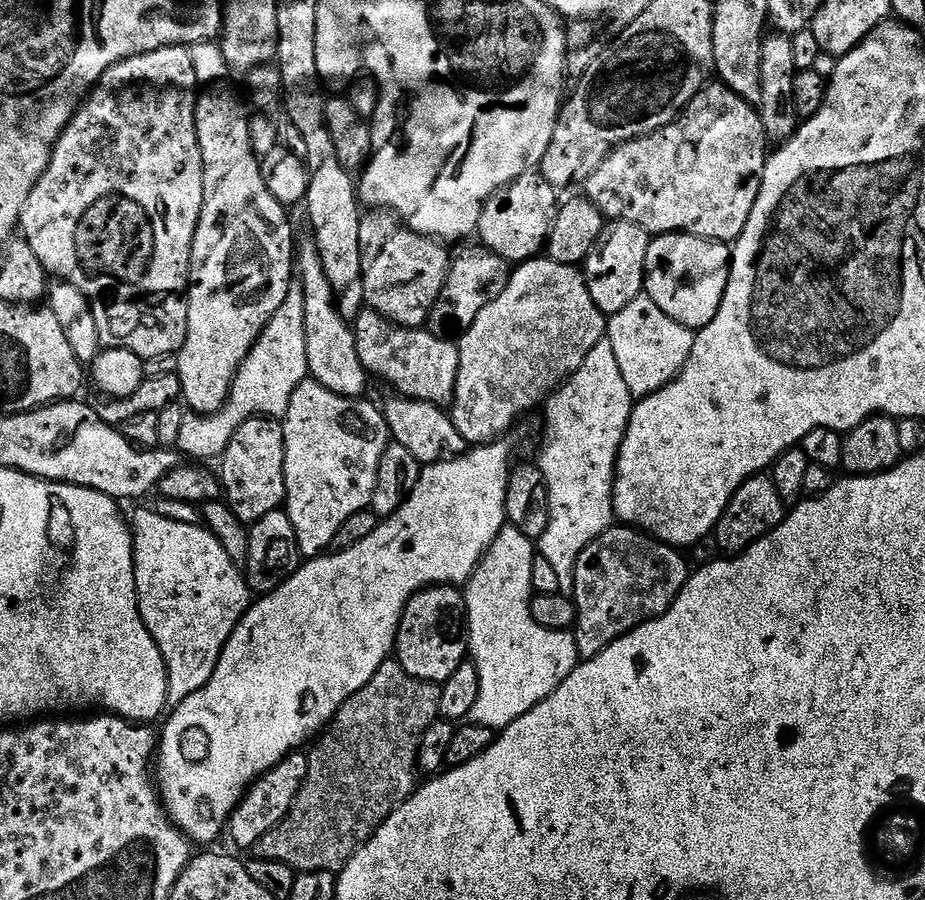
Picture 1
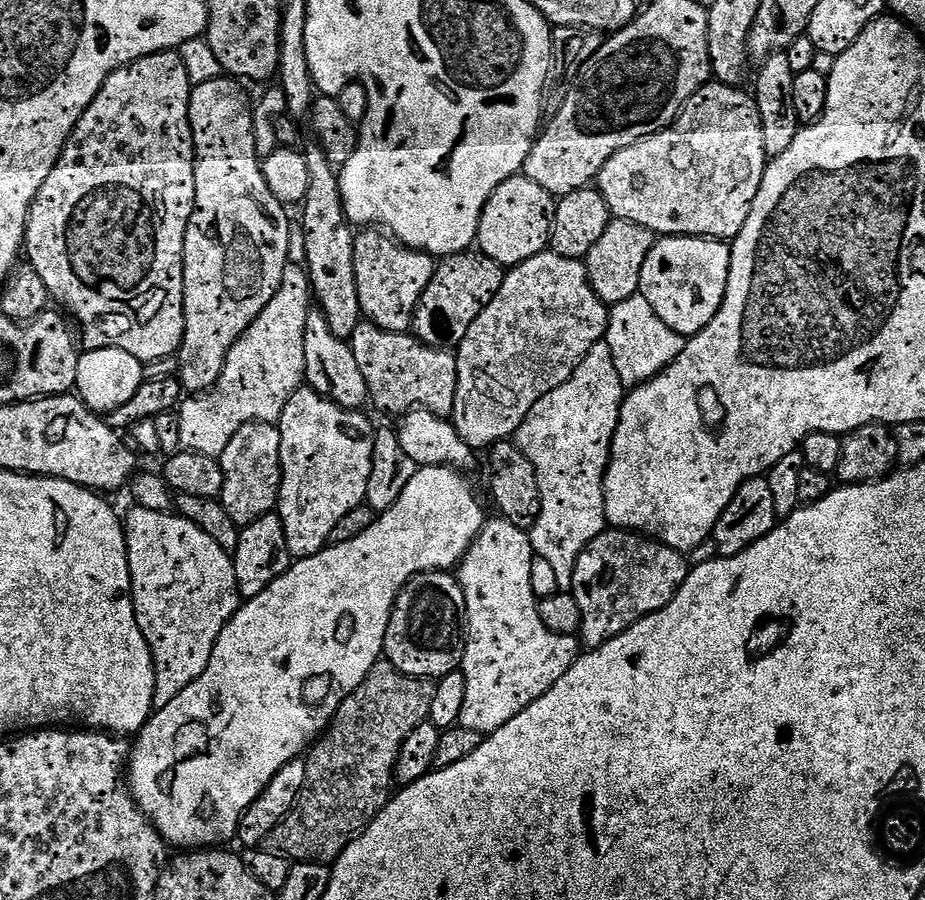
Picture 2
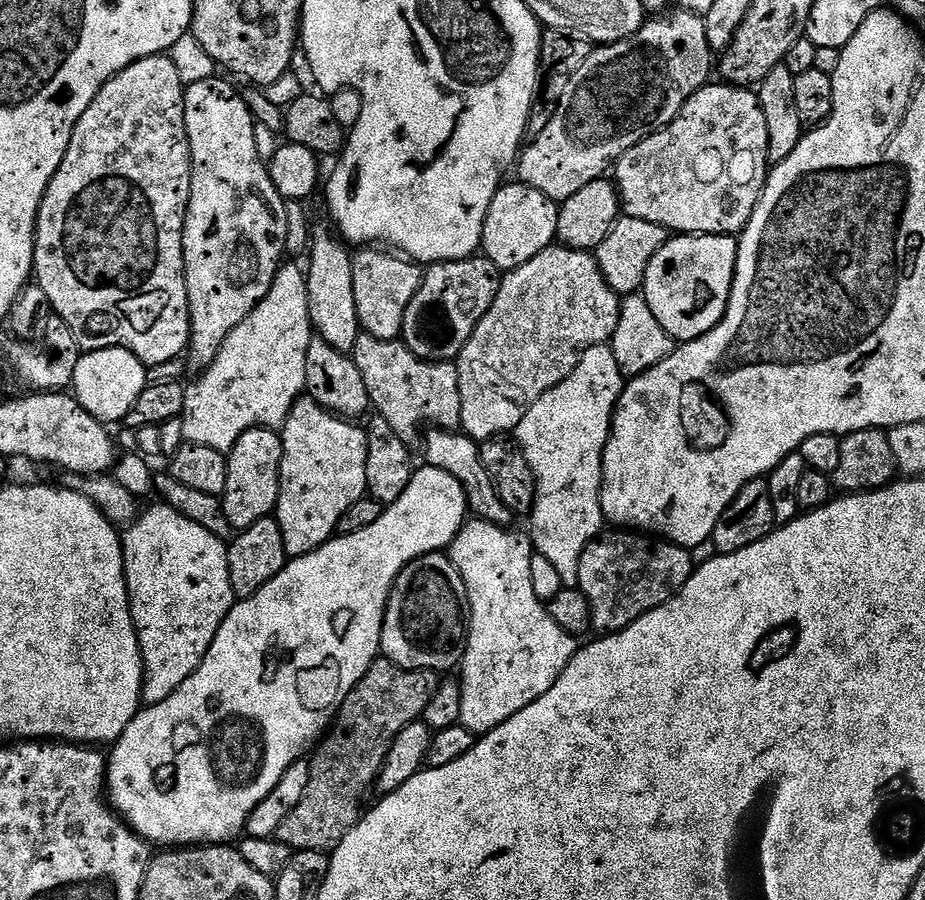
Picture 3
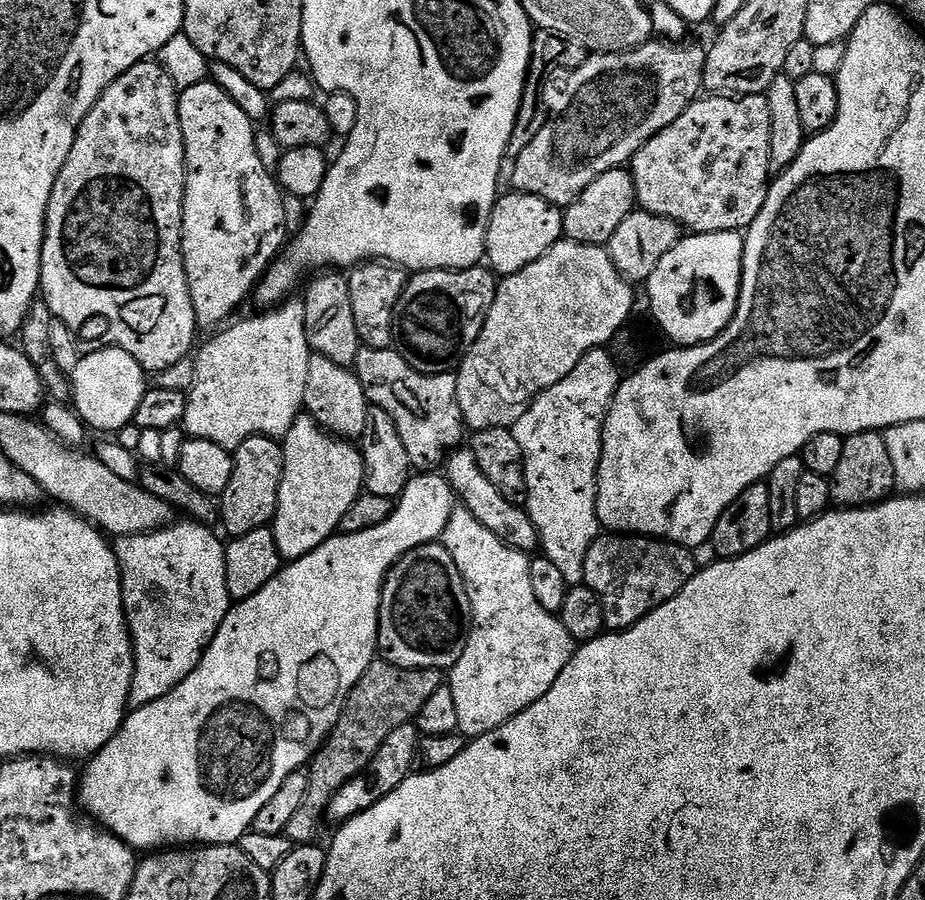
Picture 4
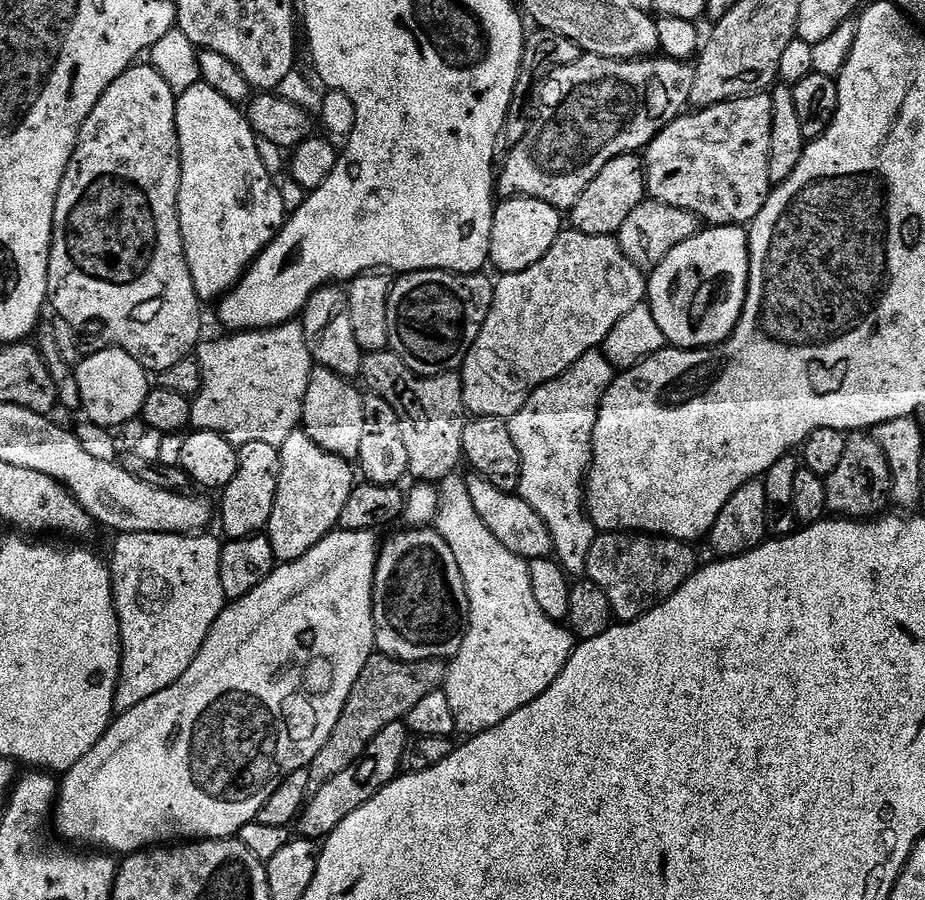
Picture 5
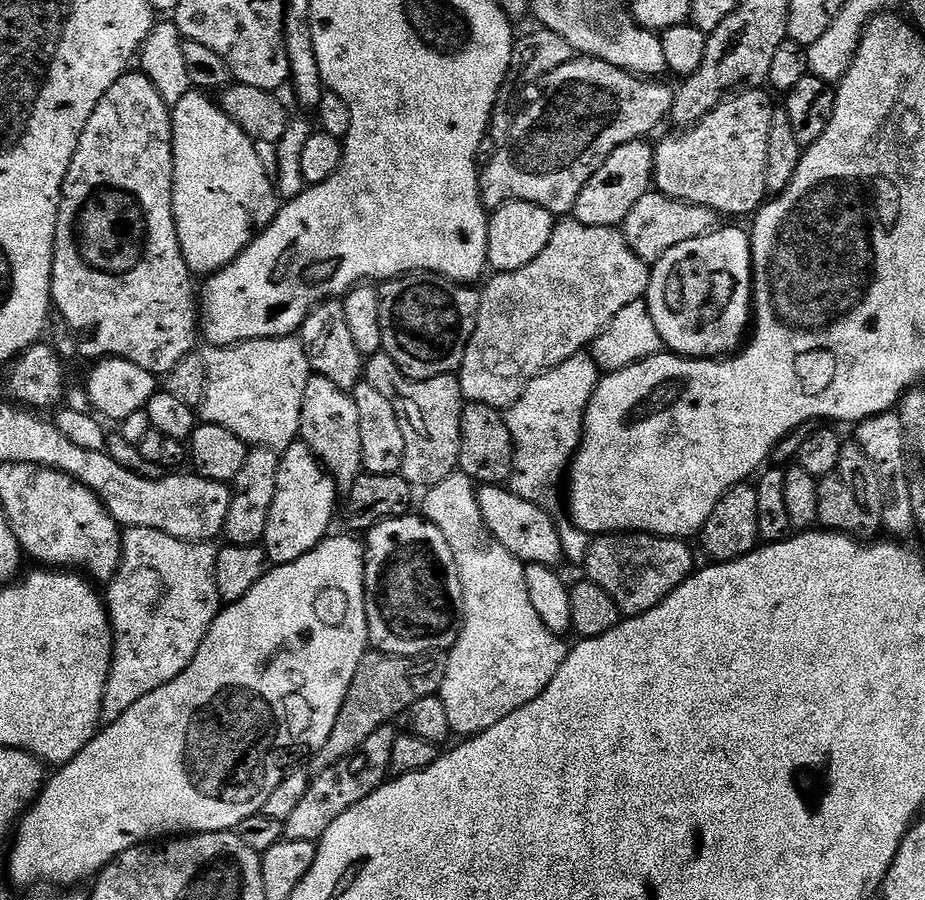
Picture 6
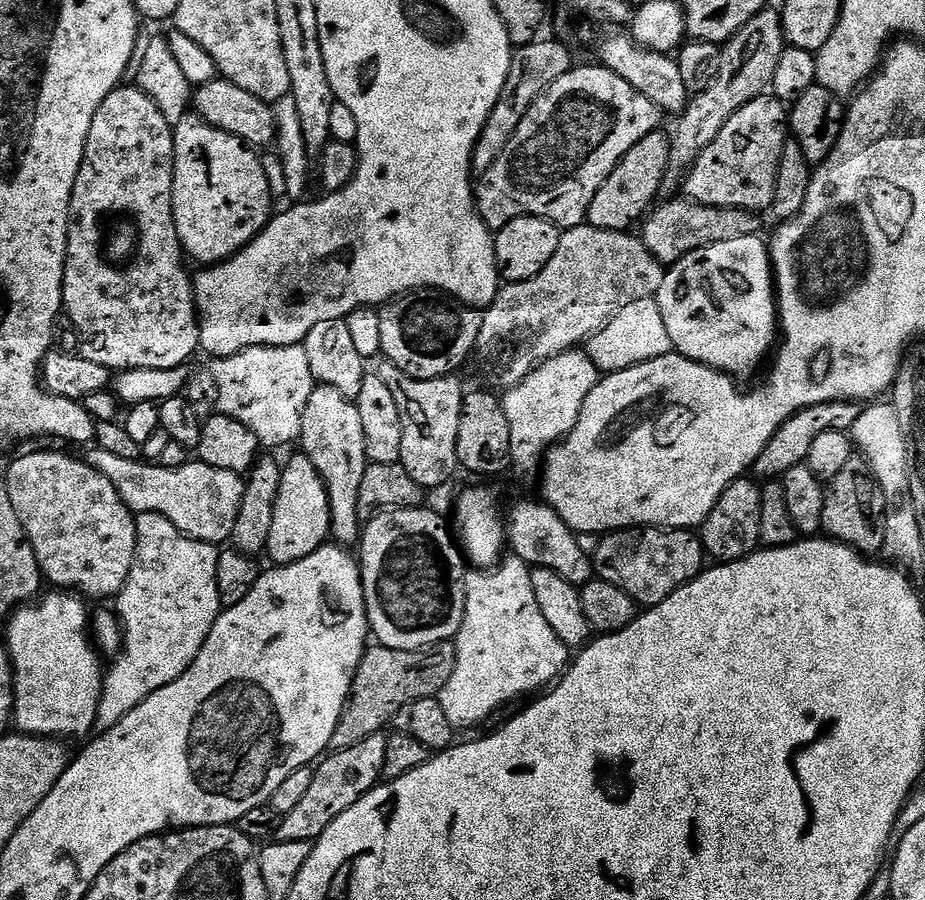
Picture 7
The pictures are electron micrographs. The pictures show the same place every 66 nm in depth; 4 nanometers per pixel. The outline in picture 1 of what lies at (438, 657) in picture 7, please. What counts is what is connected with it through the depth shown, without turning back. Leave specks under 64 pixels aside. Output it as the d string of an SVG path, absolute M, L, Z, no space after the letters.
M389 658L382 666L378 666L374 678L370 678L370 682L366 682L366 686L362 686L362 690L355 692L350 699L339 708L331 724L324 729L319 739L311 745L311 748L313 747L312 752L309 751L307 753L308 773L306 774L306 782L302 786L302 790L298 790L298 798L294 798L294 806L288 812L288 816L285 820L283 820L273 832L263 836L256 844L254 849L255 859L282 862L286 866L290 866L298 874L301 872L339 873L340 869L346 866L346 862L350 857L376 833L376 828L382 826L384 819L386 819L395 808L405 804L412 796L412 793L416 791L418 787L418 779L416 780L416 776L418 777L416 750L420 747L422 734L426 734L428 727L438 719L439 715L440 685L431 684L429 680L419 680L410 674L406 674L404 667L401 666L399 660L395 658Z

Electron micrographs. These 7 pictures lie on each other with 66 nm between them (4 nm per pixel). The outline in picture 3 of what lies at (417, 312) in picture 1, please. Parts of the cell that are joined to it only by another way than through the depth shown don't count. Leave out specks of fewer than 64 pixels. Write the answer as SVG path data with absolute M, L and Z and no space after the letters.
M364 246L353 255L354 307L358 309L358 322L363 335L379 340L394 340L404 331L406 310L414 294L418 294L425 269L403 255L383 250L388 251L380 246Z

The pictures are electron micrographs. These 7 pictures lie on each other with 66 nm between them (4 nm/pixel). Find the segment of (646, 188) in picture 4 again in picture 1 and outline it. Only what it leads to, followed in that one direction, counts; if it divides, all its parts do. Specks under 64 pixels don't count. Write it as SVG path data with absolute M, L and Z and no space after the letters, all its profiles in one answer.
M712 82L701 88L699 94L684 107L683 112L671 124L667 124L665 128L660 128L656 132L651 132L649 136L639 136L637 140L631 140L614 149L604 159L602 166L598 166L598 170L594 170L594 174L590 174L588 179L583 181L583 195L591 204L598 206L600 213L609 221L625 220L626 222L634 222L645 228L649 234L684 232L687 236L700 236L703 240L734 242L742 234L742 230L750 218L750 210L754 210L754 202L758 202L758 194L764 177L764 162L769 148L770 144L764 135L764 127L759 111L753 105L747 104L742 98L738 98L738 94L734 94L734 90L730 90L725 84Z

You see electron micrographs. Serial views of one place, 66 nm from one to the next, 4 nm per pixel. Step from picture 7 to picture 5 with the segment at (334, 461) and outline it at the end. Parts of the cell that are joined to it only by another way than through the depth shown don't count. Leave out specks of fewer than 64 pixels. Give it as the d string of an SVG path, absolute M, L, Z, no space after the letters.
M313 367L310 382L306 386L302 430L311 440L318 442L322 450L340 456L349 462L358 461L362 443L362 406L364 396L355 388L351 379L334 374L334 370Z

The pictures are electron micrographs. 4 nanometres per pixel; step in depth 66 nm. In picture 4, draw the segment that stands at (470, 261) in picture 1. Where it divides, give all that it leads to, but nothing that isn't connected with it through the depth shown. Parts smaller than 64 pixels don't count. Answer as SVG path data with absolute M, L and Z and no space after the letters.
M439 268L407 277L396 307L394 340L414 370L430 374L451 372L471 350L490 306L494 306L498 277L491 268Z

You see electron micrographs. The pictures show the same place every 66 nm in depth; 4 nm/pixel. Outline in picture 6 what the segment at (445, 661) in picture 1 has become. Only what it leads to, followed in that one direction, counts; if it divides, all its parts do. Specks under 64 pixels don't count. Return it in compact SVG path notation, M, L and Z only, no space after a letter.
M423 515L395 516L366 533L364 597L368 638L377 652L389 652L391 656L423 656L450 650L458 642L464 625L464 587L458 574L458 562L442 530Z

